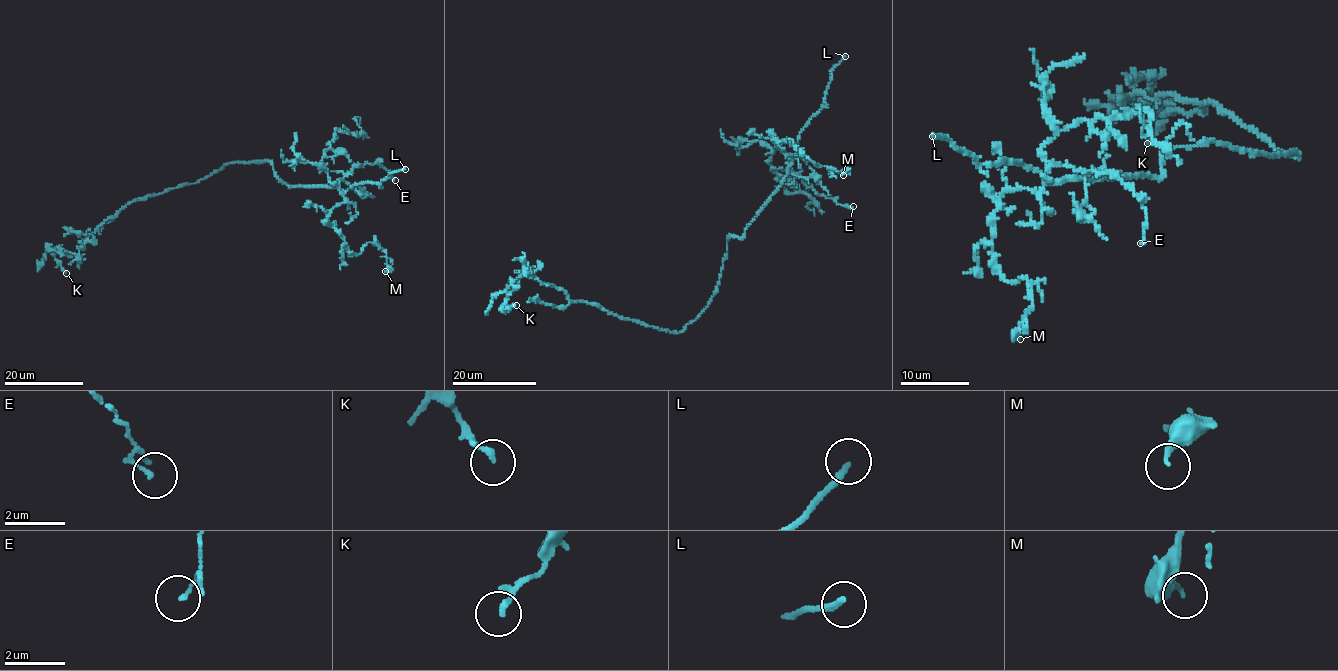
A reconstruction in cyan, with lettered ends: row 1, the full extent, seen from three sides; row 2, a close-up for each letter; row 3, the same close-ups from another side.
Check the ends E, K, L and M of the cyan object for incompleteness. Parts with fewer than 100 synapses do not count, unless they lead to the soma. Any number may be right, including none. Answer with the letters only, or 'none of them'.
L

